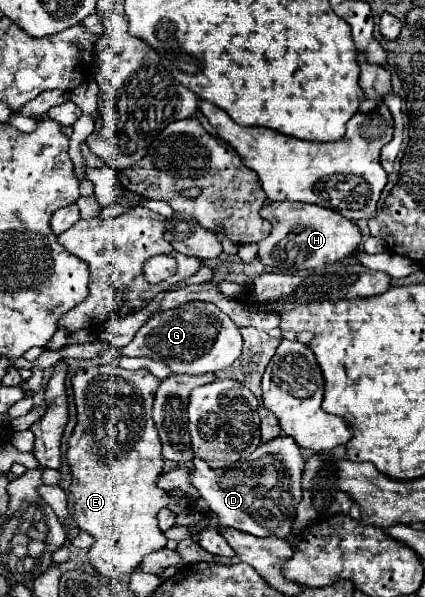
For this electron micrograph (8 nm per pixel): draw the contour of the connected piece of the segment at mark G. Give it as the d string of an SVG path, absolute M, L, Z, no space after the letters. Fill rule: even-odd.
M187 303L183 307L157 313L135 335L135 339L119 351L123 357L151 357L165 363L173 373L215 373L231 367L241 355L239 327L221 313L213 303Z

